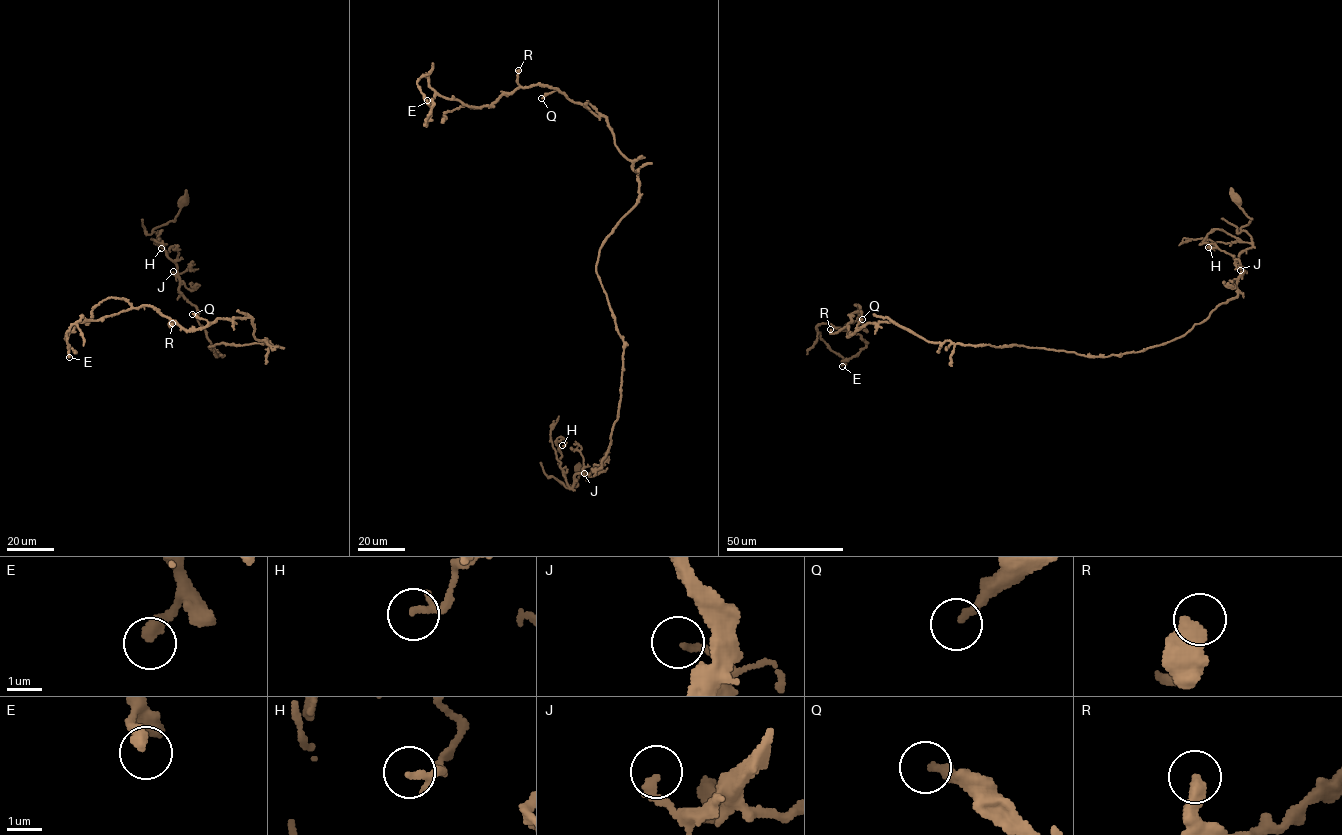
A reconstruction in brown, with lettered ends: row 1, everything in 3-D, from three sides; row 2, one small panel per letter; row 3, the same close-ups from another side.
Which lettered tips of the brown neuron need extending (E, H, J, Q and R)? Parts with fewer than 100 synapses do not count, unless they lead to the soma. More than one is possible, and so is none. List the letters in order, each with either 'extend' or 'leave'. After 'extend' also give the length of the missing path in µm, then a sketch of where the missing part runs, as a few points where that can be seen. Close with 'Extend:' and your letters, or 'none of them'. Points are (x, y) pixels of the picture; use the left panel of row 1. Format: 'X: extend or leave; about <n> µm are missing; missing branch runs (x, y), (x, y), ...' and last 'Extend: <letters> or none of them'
E: leave
H: leave
J: leave
Q: leave
R: leave
Extend: none of them

